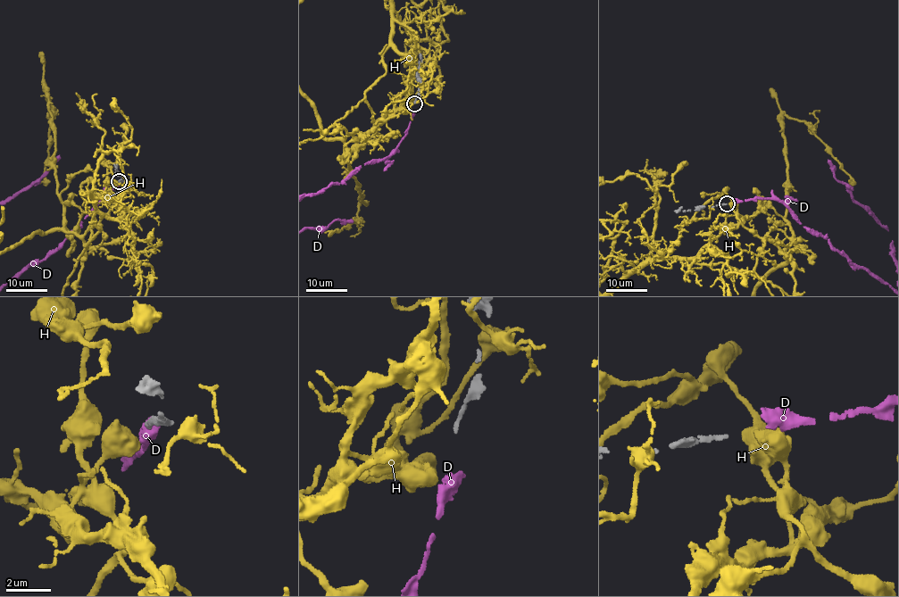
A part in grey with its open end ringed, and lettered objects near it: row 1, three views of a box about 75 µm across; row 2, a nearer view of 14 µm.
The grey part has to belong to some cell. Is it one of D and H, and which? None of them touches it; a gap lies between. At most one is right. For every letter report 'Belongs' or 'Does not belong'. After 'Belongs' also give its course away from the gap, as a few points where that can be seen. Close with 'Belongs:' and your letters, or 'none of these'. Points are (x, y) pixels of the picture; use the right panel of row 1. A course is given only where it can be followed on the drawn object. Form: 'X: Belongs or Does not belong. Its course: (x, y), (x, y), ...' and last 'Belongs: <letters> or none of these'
D: Belongs
H: Does not belong
Belongs: D

